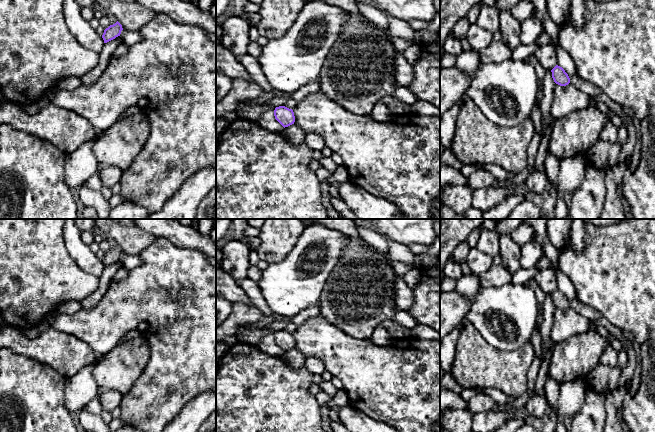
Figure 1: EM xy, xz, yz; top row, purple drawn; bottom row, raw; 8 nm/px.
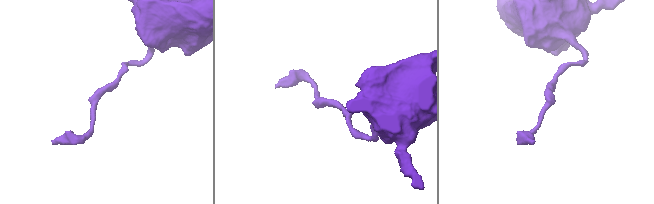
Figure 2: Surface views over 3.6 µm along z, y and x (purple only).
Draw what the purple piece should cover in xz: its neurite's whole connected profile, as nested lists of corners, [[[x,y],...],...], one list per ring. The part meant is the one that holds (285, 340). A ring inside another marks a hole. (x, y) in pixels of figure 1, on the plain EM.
[[[285,330],[276,331],[274,334],[275,343],[285,352],[295,346],[295,340],[292,333]]]

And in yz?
[[[556,289],[551,296],[552,302],[556,308],[566,310],[570,307],[570,302],[562,291]]]

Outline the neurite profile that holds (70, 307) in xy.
[[[67,301],[60,304],[55,310],[58,314],[73,315],[82,308],[82,303],[80,301]]]

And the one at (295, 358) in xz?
[[[296,348],[285,351],[281,358],[296,370],[303,367],[306,361],[304,354]]]

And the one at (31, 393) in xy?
[[[0,348],[0,432],[77,432],[71,412],[64,404],[67,379],[38,360]]]

